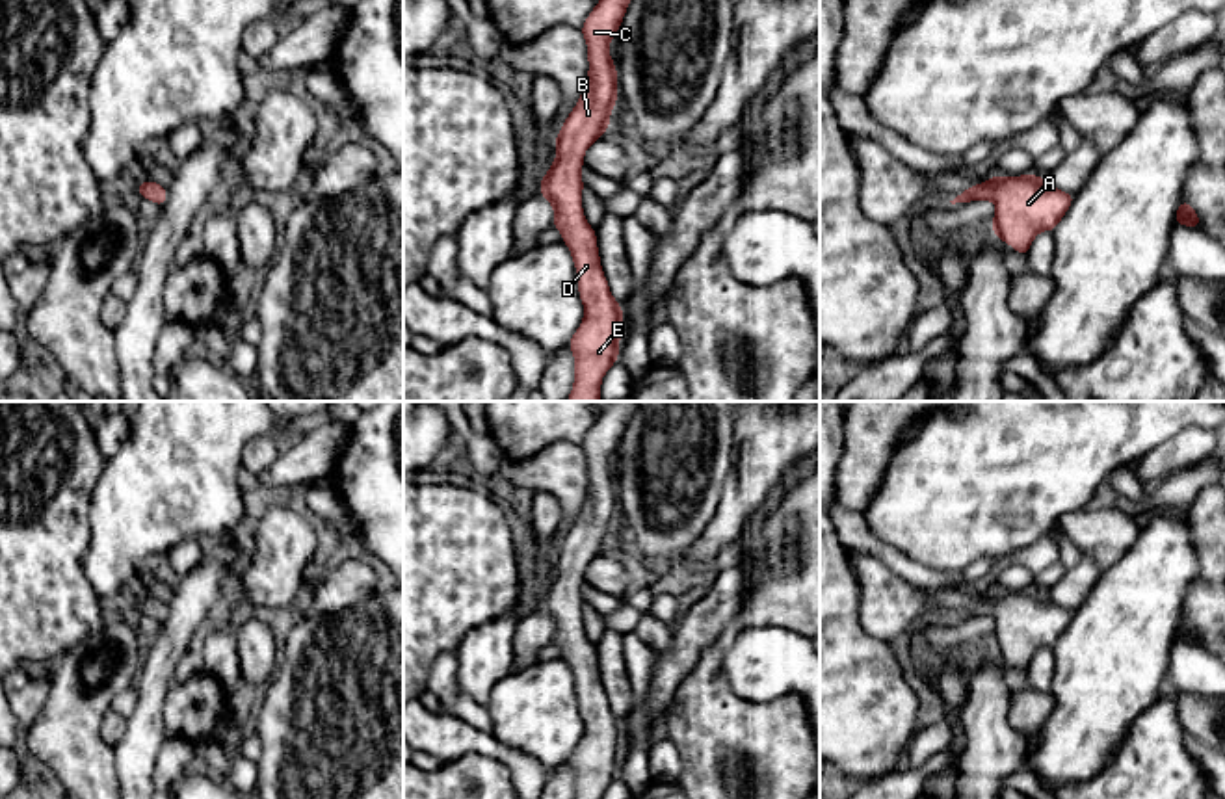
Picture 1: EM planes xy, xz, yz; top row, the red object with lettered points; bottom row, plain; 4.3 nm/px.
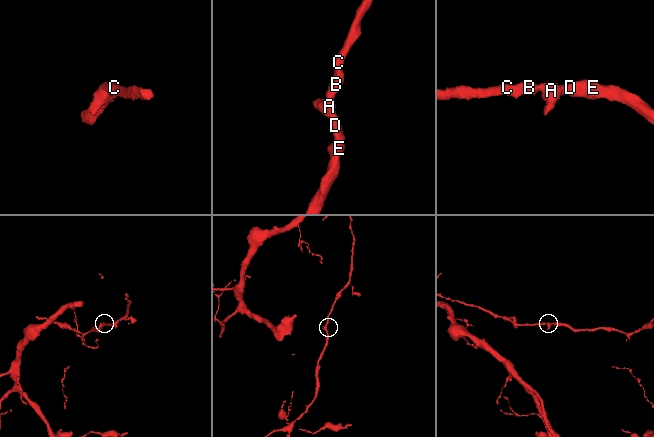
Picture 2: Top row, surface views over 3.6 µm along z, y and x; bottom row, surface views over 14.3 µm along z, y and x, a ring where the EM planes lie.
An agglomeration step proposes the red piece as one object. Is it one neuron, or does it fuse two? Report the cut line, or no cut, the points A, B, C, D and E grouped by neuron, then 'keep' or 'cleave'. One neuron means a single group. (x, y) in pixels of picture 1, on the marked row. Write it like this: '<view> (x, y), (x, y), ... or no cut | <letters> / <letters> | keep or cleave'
no cut | A B C D E | keep

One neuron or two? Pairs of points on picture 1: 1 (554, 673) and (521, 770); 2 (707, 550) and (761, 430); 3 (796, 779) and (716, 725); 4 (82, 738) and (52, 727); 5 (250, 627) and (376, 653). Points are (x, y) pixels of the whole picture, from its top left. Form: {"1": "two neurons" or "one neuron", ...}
{"1": "two neurons", "2": "one neuron", "3": "one neuron", "4": "one neuron", "5": "two neurons"}

